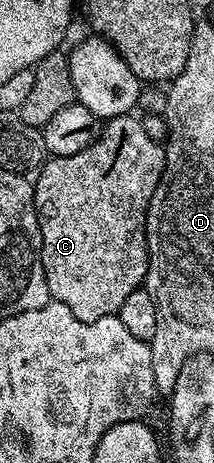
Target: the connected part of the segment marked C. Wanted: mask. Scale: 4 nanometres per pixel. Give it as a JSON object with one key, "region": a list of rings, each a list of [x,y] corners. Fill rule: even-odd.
{"region":[[[131,113],[120,114],[116,118],[109,118],[101,125],[100,135],[90,144],[90,148],[82,148],[82,152],[74,152],[74,156],[62,156],[61,158],[49,157],[43,168],[40,169],[38,184],[36,185],[36,215],[40,225],[40,235],[42,236],[42,264],[44,265],[44,275],[48,285],[48,297],[53,302],[66,304],[70,312],[83,322],[93,322],[119,315],[122,304],[126,301],[126,296],[130,292],[141,289],[144,285],[144,277],[148,271],[148,240],[144,237],[144,221],[150,208],[150,200],[154,196],[154,188],[158,188],[160,177],[164,171],[164,151],[165,147],[161,143],[150,140],[146,136],[146,128],[139,117]]]}

